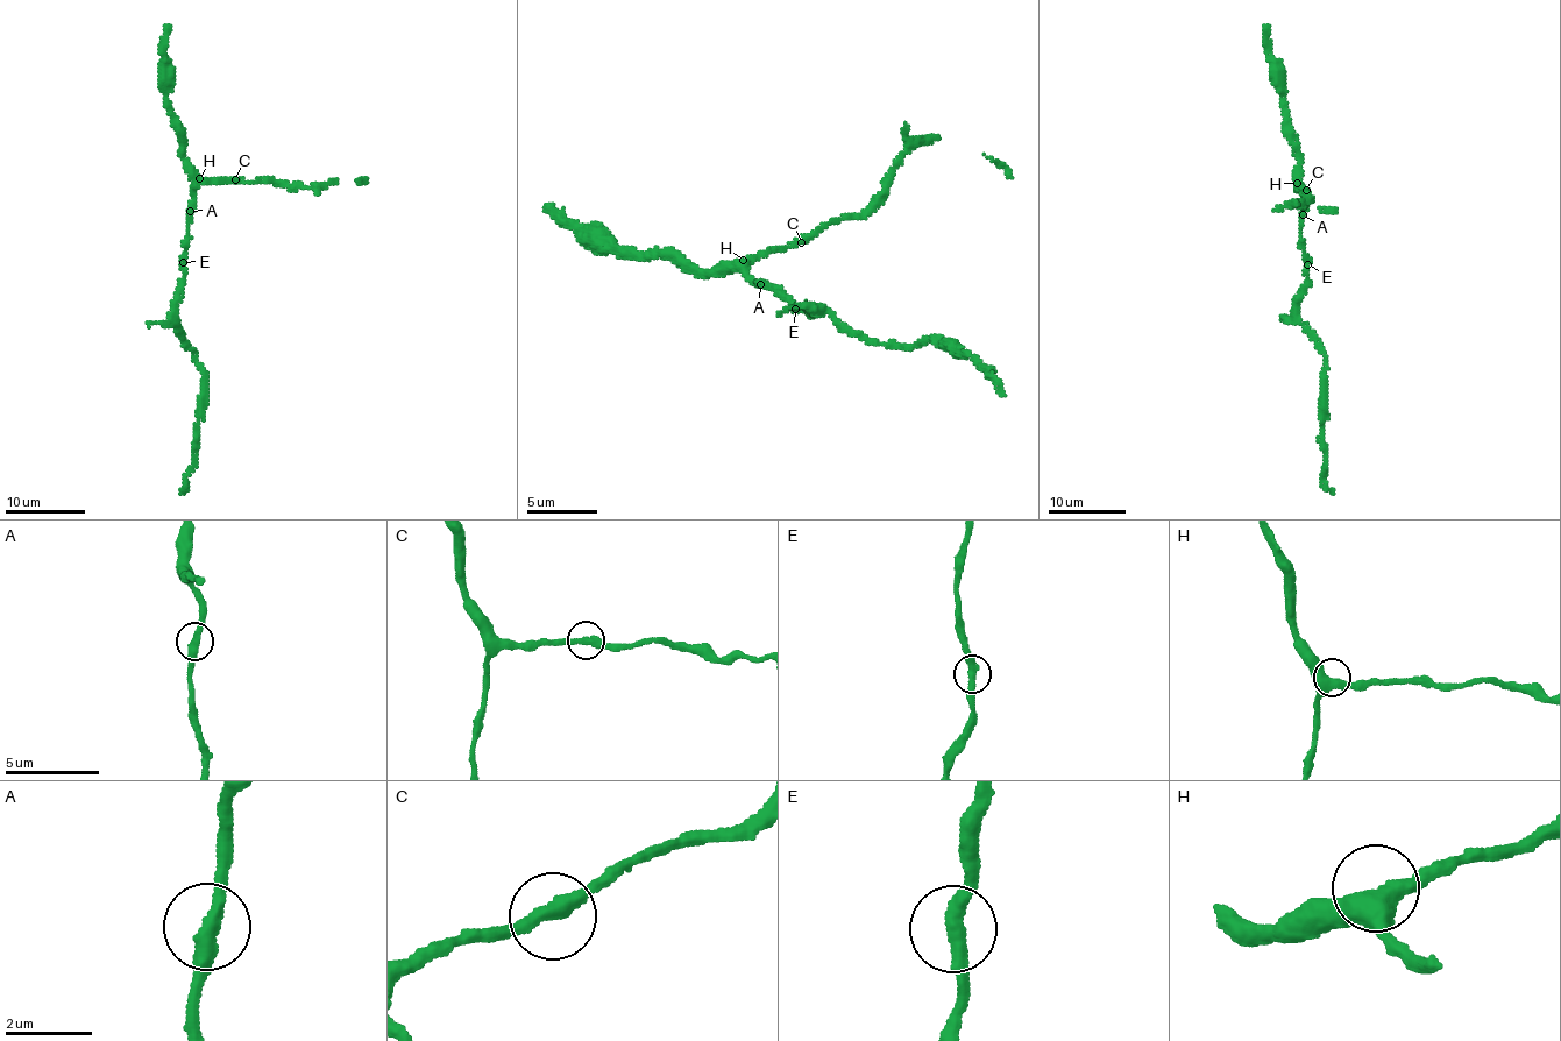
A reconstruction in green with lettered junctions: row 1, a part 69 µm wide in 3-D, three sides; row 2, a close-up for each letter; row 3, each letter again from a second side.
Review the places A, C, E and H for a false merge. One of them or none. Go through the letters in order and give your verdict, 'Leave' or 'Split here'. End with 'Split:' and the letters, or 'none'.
A: Leave
C: Leave
E: Leave
H: Leave
Split: none

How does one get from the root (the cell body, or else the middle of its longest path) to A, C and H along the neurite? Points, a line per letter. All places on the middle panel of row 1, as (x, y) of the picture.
A: (788, 301), (777, 295), (779, 290), (760, 284)
C: (788, 301), (777, 295), (779, 290), (758, 284), (760, 283), (746, 275), (756, 260), (768, 252), (801, 242)
H: (788, 301), (777, 295), (779, 290), (750, 280), (743, 260)

